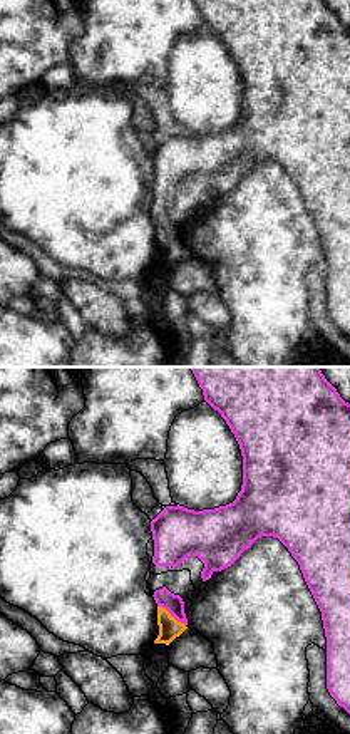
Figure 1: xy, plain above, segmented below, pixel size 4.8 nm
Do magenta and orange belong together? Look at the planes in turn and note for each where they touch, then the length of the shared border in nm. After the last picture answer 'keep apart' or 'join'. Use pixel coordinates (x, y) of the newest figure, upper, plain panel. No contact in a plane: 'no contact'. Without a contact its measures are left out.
(171, 238) | 170 nm

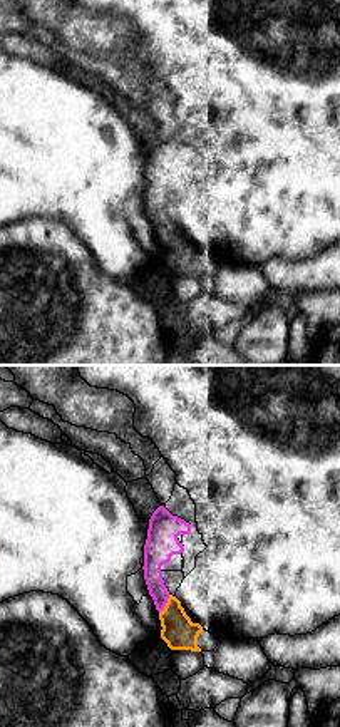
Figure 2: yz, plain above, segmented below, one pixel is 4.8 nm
(166, 226) | 100 nm

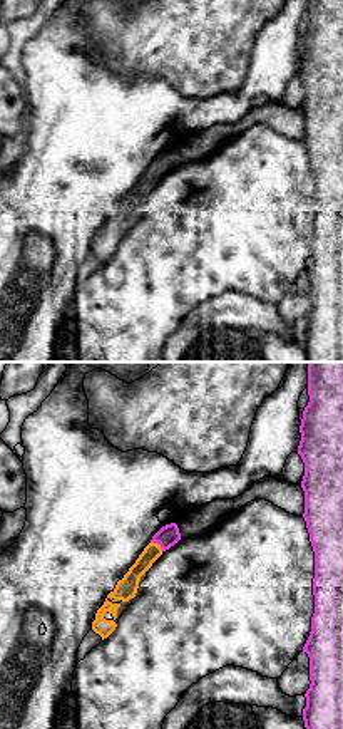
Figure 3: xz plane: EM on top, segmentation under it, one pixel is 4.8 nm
(158, 168) | 80 nm

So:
join

